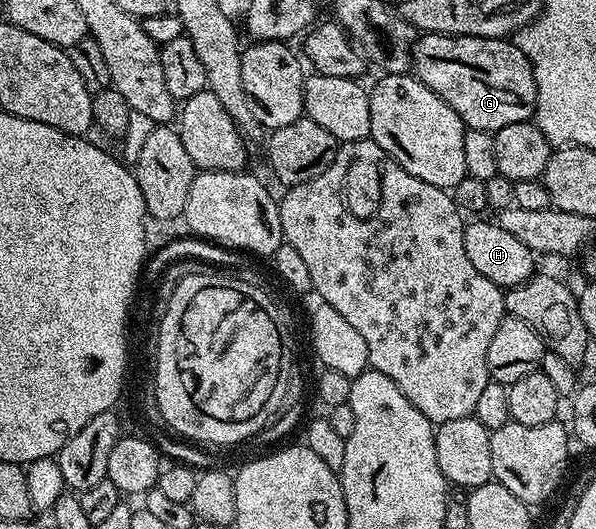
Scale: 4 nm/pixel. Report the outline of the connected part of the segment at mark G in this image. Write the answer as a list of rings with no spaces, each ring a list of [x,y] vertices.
[[[418,35],[411,72],[459,114],[466,128],[495,133],[515,122],[532,121],[537,110],[535,74],[527,54],[509,38]]]

